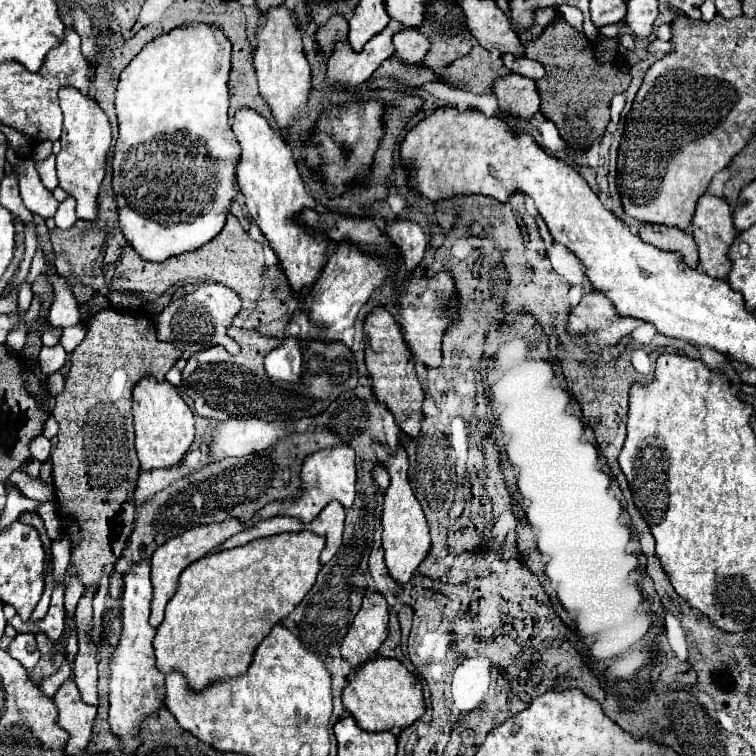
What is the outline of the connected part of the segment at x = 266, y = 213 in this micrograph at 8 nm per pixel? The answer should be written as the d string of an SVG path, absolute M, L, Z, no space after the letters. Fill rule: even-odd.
M242 108L236 112L232 130L242 146L242 160L238 164L238 184L242 196L246 198L246 210L264 234L264 238L268 240L270 248L276 252L280 266L290 280L292 292L298 296L300 308L304 308L306 290L310 290L318 280L322 268L326 266L326 252L336 242L330 240L324 232L308 230L298 220L302 210L318 210L318 204L306 192L292 150L284 142L284 138L276 130L272 130L260 114L256 114L250 108Z

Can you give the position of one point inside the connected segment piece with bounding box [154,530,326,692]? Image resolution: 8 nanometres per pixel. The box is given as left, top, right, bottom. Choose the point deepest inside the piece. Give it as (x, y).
(226, 604)

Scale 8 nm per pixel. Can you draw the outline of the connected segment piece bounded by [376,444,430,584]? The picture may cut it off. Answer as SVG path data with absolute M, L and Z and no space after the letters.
M376 446L378 458L386 462L386 470L390 474L390 488L386 490L384 496L384 512L382 512L382 546L384 546L384 560L390 576L398 584L408 584L420 562L426 558L430 552L430 534L428 534L428 524L424 518L424 512L420 508L420 502L416 500L410 484L408 484L408 456L402 446L394 454L390 454L388 448Z

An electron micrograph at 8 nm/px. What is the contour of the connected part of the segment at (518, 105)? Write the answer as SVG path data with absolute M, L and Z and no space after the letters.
M520 74L496 78L496 82L492 84L492 92L496 94L498 104L504 112L514 110L522 120L530 120L540 108L540 98L534 80L524 78Z

